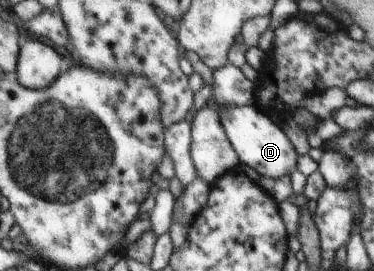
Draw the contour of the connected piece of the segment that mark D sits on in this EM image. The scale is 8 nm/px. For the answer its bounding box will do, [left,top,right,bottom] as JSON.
[221,106,298,178]

